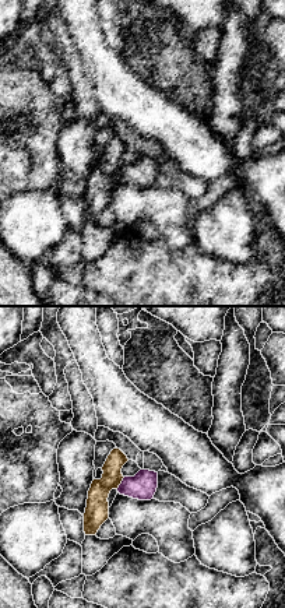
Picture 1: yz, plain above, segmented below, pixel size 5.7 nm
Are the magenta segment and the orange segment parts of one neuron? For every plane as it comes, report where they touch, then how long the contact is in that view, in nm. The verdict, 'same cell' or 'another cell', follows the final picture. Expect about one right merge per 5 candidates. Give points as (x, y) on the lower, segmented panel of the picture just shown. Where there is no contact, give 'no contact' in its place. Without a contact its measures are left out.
meets magenta at (122, 482); contact 90 nm long

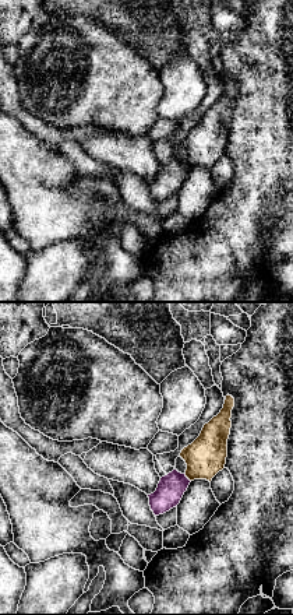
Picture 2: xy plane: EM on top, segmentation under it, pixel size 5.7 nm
meets magenta at (186, 477); contact 70 nm long

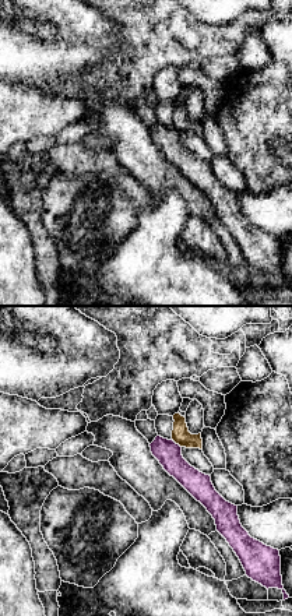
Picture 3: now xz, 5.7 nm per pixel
meets magenta at (175, 443); contact 80 nm long

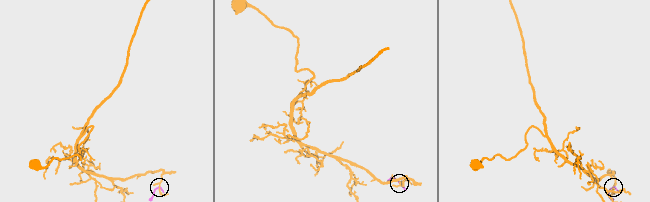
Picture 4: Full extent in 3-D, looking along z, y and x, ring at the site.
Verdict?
another cell

